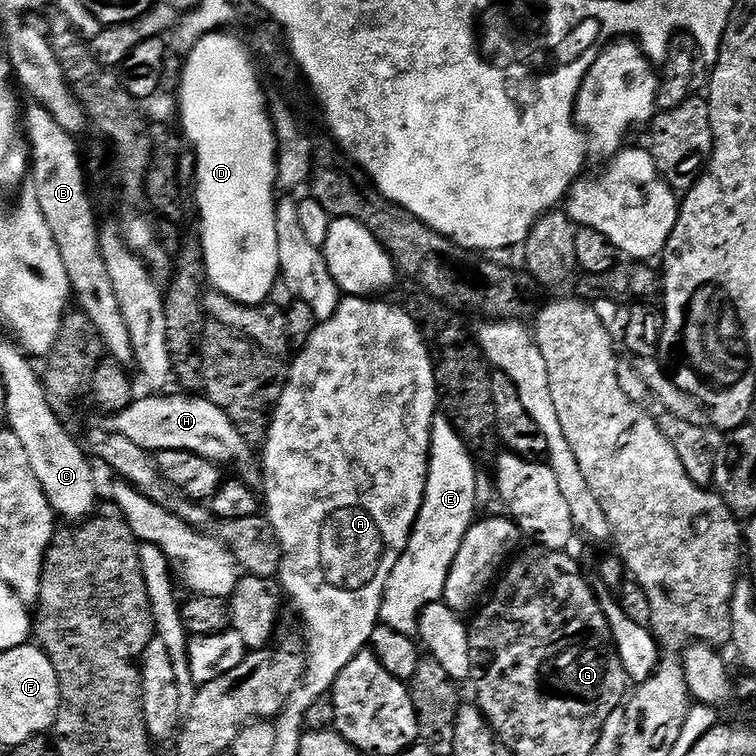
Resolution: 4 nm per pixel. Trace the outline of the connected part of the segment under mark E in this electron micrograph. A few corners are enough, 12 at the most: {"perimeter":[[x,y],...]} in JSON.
{"perimeter":[[436,415],[424,505],[382,623],[415,637],[478,516],[478,468]]}

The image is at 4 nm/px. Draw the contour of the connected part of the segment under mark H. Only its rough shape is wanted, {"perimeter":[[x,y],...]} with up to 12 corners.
{"perimeter":[[200,394],[148,395],[111,417],[111,431],[153,454],[186,450],[249,466],[253,447]]}

